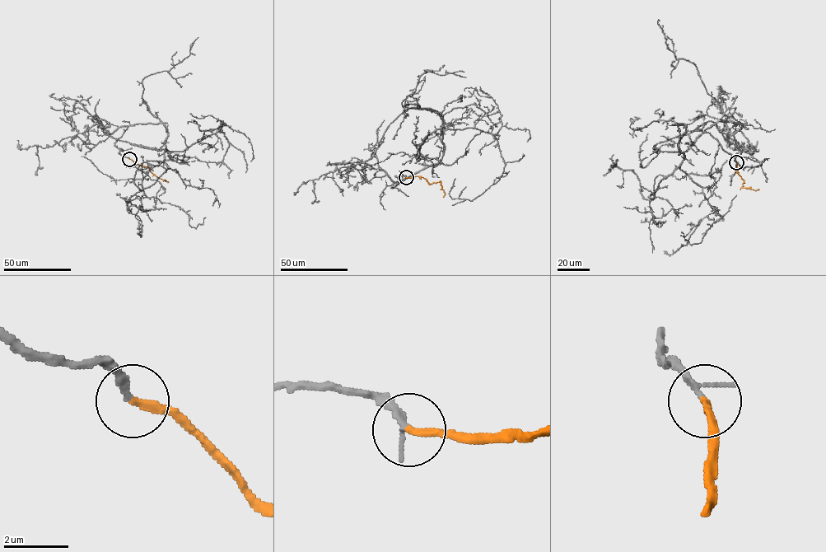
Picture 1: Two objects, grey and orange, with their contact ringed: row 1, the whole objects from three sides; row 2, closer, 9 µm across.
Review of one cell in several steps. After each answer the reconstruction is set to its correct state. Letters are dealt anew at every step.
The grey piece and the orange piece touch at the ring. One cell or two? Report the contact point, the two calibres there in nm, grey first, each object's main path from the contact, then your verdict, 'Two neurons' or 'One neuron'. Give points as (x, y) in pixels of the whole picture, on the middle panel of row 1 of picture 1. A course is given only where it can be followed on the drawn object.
Place: (406, 177). Thickness 130 nm (grey) against 220 nm. Course of grey: (406, 177), (443, 155), (443, 120), (429, 109), (408, 108), (372, 156), (313, 180), (314, 203). Course of orange: (406, 177), (424, 178), (430, 184), (440, 182), (445, 193), (443, 197). One neuron

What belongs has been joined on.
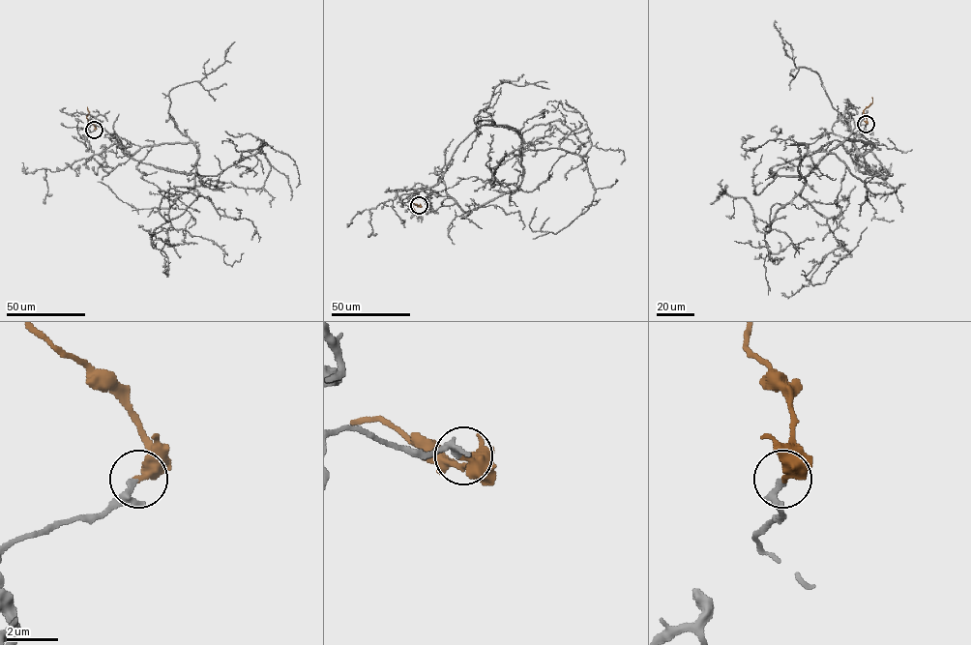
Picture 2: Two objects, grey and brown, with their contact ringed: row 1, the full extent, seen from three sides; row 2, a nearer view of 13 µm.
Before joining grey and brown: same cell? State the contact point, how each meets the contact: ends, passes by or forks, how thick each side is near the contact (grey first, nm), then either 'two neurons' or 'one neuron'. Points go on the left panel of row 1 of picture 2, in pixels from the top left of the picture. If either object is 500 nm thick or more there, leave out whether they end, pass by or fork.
place (94, 130); grey passes by; brown ends; calibres 170 and 440 nm; one neuron

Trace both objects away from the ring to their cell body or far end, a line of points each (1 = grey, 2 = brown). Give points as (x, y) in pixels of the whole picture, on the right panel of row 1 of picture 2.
1: (866, 124), (849, 153), (834, 140), (771, 170), (807, 176), (861, 139), (880, 165), (865, 198), (894, 220)
2: (866, 124), (863, 111), (871, 102), (871, 97)

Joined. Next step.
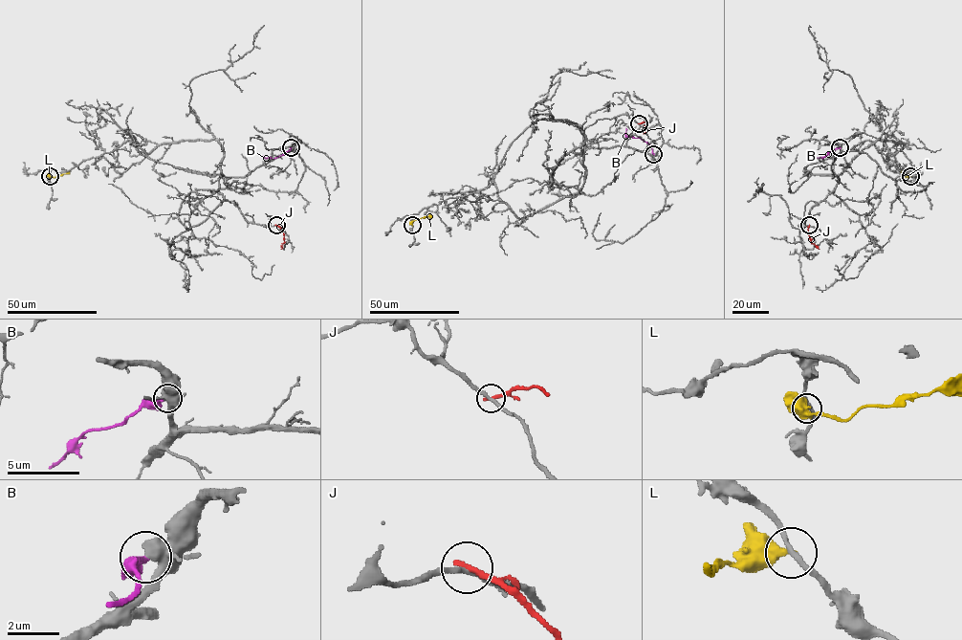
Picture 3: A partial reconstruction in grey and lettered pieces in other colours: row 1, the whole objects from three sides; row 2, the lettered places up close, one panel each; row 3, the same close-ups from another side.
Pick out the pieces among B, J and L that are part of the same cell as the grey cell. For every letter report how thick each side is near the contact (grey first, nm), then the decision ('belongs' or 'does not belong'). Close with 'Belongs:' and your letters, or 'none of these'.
B: calibres 460 and 280 nm; does not belong
J: calibres 240 and 240 nm; does not belong
L: calibres 200 and 440 nm; does not belong
Belongs: none of these

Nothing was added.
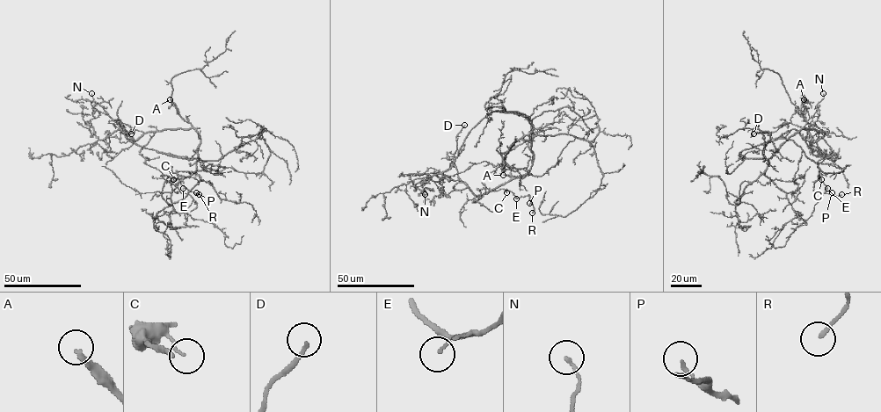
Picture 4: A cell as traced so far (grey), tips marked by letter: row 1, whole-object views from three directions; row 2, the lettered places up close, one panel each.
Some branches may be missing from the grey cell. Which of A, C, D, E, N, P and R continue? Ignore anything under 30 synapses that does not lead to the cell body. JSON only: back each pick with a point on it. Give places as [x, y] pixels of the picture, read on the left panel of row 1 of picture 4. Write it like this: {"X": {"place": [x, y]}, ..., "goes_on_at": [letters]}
{"A": {"place": [170, 99]}, "D": {"place": [131, 133]}, "goes_on_at": ["A", "D"]}

